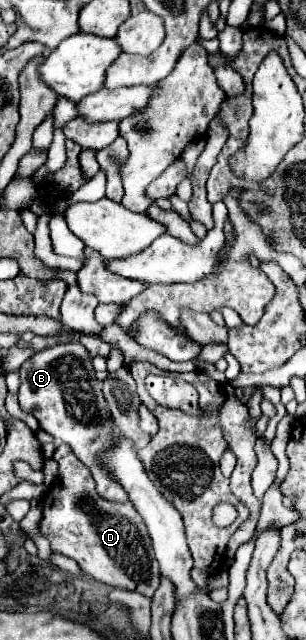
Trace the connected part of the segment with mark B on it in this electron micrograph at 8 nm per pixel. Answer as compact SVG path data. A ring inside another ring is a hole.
M80 342L44 348L26 360L20 366L18 400L22 410L30 412L40 422L42 430L46 430L56 442L60 440L68 444L78 460L88 466L100 496L120 502L128 498L126 490L122 490L122 486L106 474L106 466L102 466L102 454L106 452L104 446L114 442L114 418L110 418L100 382L96 380L92 356Z

